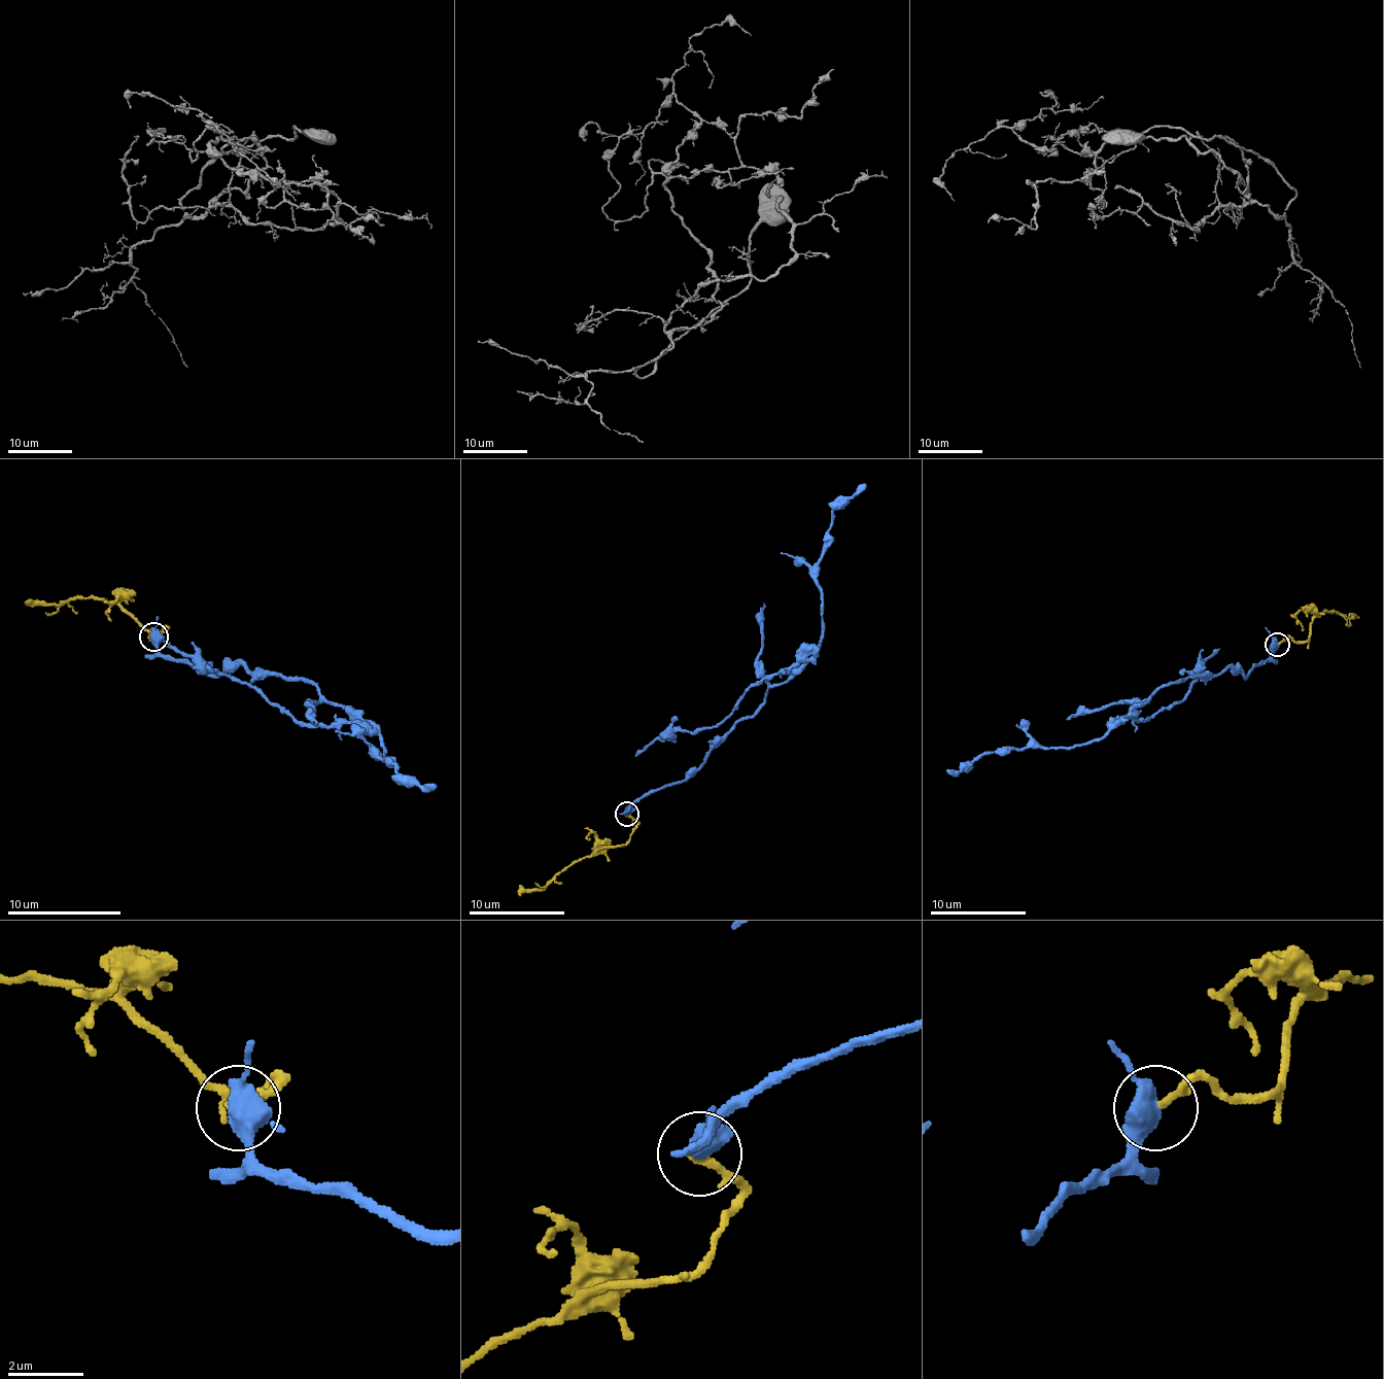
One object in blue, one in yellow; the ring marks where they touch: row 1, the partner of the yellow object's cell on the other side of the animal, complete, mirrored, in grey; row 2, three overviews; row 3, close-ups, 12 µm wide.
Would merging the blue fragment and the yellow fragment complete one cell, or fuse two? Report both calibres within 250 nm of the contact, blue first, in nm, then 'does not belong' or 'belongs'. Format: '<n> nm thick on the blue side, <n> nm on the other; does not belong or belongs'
500 nm thick on the blue side, 200 nm on the other; does not belong

